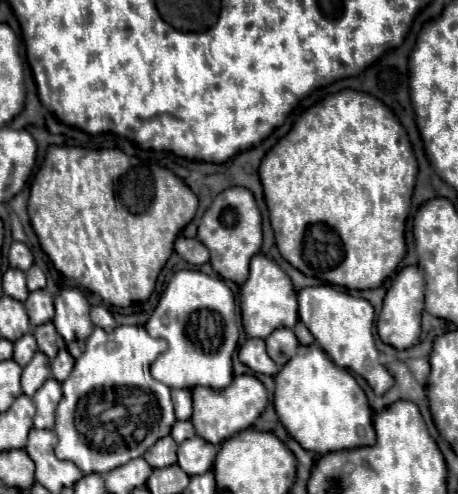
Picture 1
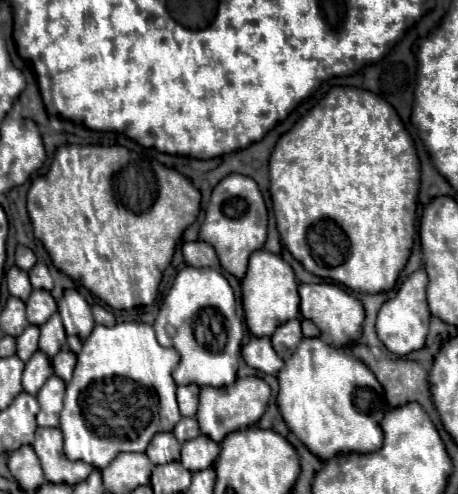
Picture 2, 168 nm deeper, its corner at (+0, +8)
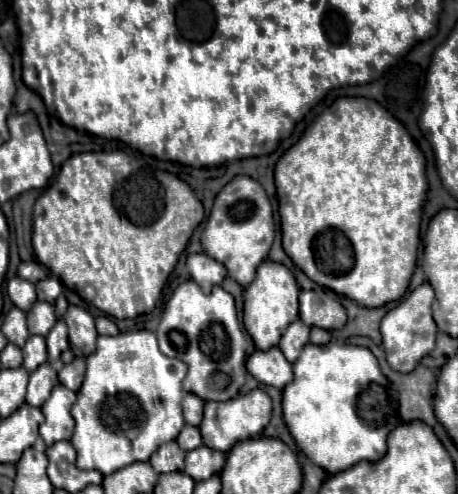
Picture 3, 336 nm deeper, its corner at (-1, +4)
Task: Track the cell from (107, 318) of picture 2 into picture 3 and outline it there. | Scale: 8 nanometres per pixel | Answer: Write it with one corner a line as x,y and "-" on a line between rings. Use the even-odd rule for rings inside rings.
101,316
101,318
97,318
95,322
97,322
97,332
99,332
99,334
105,334
105,336
117,336
117,334
119,334
119,328
115,326
115,322
113,322
111,318

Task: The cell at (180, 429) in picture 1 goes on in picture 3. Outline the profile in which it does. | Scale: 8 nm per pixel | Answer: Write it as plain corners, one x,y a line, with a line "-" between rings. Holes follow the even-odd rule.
187,424
187,426
181,430
181,434
177,436
177,444
179,444
179,448
185,450
185,452
189,452
189,450
193,450
193,448
199,448
199,446
203,444
201,434
199,434
199,428

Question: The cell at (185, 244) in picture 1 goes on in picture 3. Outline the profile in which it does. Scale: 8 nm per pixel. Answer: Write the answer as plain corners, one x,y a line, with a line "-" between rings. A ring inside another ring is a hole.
191,254
187,258
187,270
205,294
209,294
211,288
215,284
221,284
223,278
227,276
225,266
207,254

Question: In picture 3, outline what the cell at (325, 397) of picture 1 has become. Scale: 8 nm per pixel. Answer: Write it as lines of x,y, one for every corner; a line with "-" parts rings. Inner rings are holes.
333,342
325,346
307,344
297,364
293,364
293,374
295,374
293,382
287,384
283,390
283,416
297,446
313,464
325,468
325,472
329,474
337,474
361,460
377,462
385,456
387,436
393,428
401,424
401,420
397,414
393,416
391,412
391,402
387,394
389,380
381,374
377,358
369,348
353,344
333,344

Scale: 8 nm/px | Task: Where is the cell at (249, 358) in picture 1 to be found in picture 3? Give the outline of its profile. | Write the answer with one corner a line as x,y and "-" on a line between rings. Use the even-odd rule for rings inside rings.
279,348
271,350
257,350
247,360
247,370
267,386
275,386
283,390
293,380
293,366
285,360
283,352

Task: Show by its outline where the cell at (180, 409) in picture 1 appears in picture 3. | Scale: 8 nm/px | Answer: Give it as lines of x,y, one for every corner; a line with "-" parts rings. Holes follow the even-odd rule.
185,394
185,400
183,400
185,422
187,424
193,424
193,426
199,426
201,420
203,420
203,406
205,406
205,402
199,396

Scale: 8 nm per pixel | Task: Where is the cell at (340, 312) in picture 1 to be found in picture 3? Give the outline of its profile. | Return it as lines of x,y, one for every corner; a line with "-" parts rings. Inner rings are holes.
321,288
301,290
299,292
299,318
307,326
339,330
347,322
347,312
335,298
331,298

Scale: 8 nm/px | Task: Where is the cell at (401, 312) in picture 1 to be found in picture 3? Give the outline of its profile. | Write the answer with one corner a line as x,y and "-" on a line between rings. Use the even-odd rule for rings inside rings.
429,282
415,288
403,302
399,302
393,310
385,314
381,320
381,336
383,336
383,348
387,354
387,362
397,372
413,372
413,368
419,364
423,356
427,356
435,348
435,334
437,324
431,316
431,304
433,304
435,292

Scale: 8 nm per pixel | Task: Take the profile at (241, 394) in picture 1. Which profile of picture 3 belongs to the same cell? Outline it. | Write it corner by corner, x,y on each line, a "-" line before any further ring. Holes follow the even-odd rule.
257,388
247,394
239,394
237,398
227,402
205,402
205,416
199,428
205,446
217,448
219,452
227,452
229,448
233,448
233,444
241,440
261,436
269,420
271,420
271,398

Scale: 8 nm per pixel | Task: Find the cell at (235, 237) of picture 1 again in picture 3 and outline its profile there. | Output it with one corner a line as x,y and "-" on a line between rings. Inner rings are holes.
235,176
217,194
213,210
207,218
207,226
201,234
201,244
205,252
217,262
225,264
227,274
245,288
253,282
257,266
267,260
269,248
273,244
273,234
273,208
263,186
249,176

